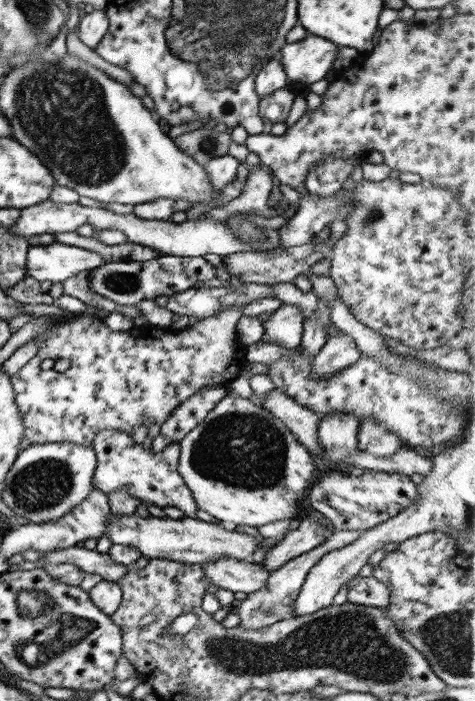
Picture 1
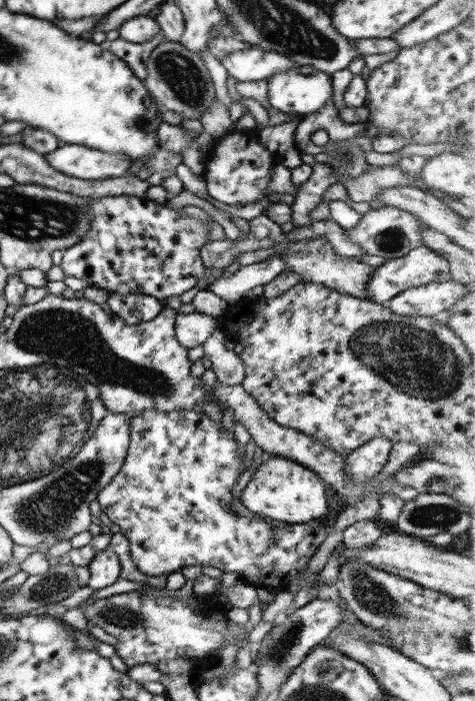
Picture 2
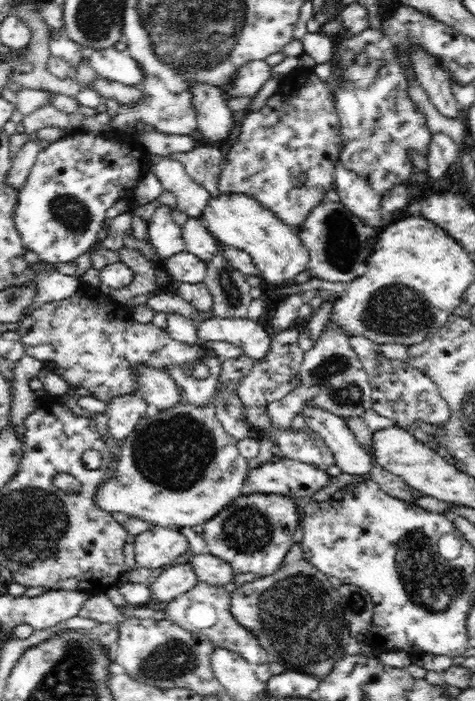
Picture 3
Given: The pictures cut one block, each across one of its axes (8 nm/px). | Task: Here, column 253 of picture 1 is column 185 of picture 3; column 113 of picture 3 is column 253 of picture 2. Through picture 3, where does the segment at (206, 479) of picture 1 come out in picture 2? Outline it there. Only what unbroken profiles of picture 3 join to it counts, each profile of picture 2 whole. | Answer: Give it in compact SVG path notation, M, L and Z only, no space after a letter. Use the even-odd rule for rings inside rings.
M273 454L268 457L264 455L263 462L252 466L255 469L252 479L239 495L241 504L247 510L262 518L268 517L289 525L303 525L328 512L323 481L305 465Z

